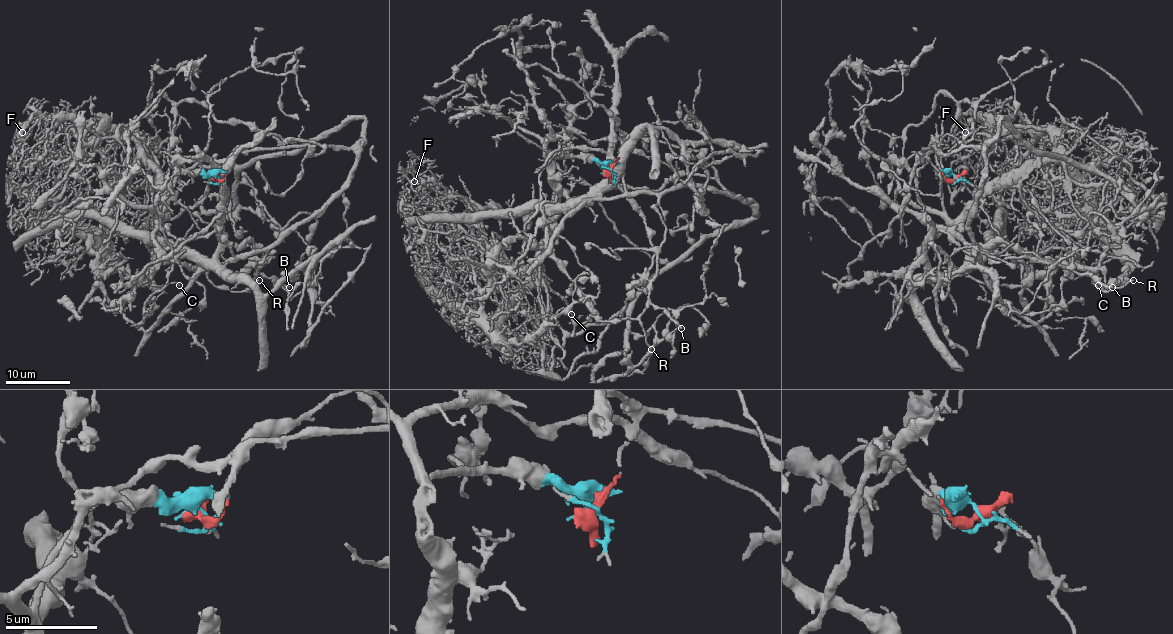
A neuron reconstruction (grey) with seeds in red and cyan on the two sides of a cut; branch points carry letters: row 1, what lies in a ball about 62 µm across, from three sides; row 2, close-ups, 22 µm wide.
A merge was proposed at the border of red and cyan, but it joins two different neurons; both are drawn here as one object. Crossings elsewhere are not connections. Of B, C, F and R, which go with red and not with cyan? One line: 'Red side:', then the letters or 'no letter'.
Red side: B, R

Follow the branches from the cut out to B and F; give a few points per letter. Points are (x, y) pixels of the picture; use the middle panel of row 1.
B: (606, 171), (629, 136), (649, 137), (700, 150), (747, 200), (704, 186), (660, 197), (649, 299), (681, 328)
F: (606, 171), (594, 160), (551, 162), (553, 239), (530, 268), (501, 257), (462, 200), (414, 181)

